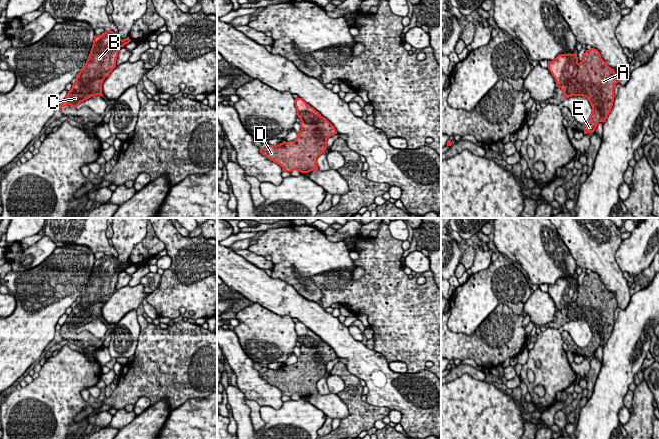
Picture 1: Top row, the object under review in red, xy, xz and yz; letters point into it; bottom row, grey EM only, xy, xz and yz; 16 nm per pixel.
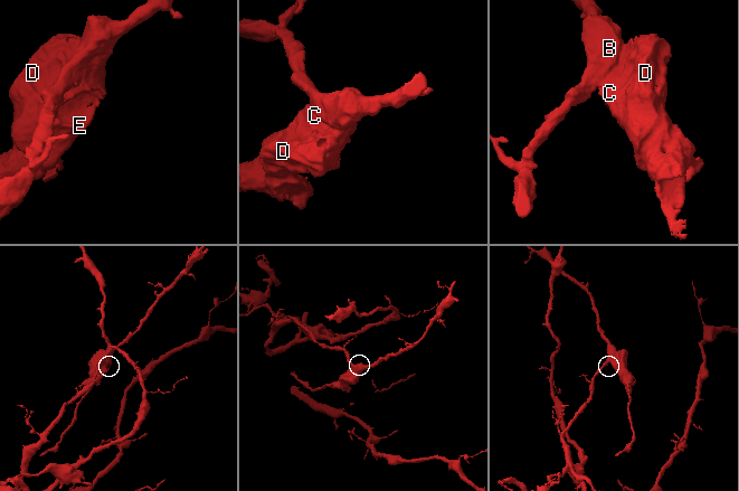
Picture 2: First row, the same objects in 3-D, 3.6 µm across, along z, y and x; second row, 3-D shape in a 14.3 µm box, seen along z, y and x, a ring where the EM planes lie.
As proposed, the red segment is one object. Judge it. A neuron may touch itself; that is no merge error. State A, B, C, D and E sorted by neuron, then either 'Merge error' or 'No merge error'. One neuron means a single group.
Groups: A C D E / B. Merge error

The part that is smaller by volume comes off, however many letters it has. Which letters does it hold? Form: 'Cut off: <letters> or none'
Cut off: A, C, D, E

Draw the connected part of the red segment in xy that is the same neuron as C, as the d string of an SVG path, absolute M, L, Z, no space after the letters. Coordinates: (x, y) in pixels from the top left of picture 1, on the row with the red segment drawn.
M99 78L93 81L89 81L85 84L79 84L76 82L72 85L72 88L68 91L65 99L60 103L60 110L64 106L77 107L81 102L91 98L92 96L103 96L102 83L104 79Z

